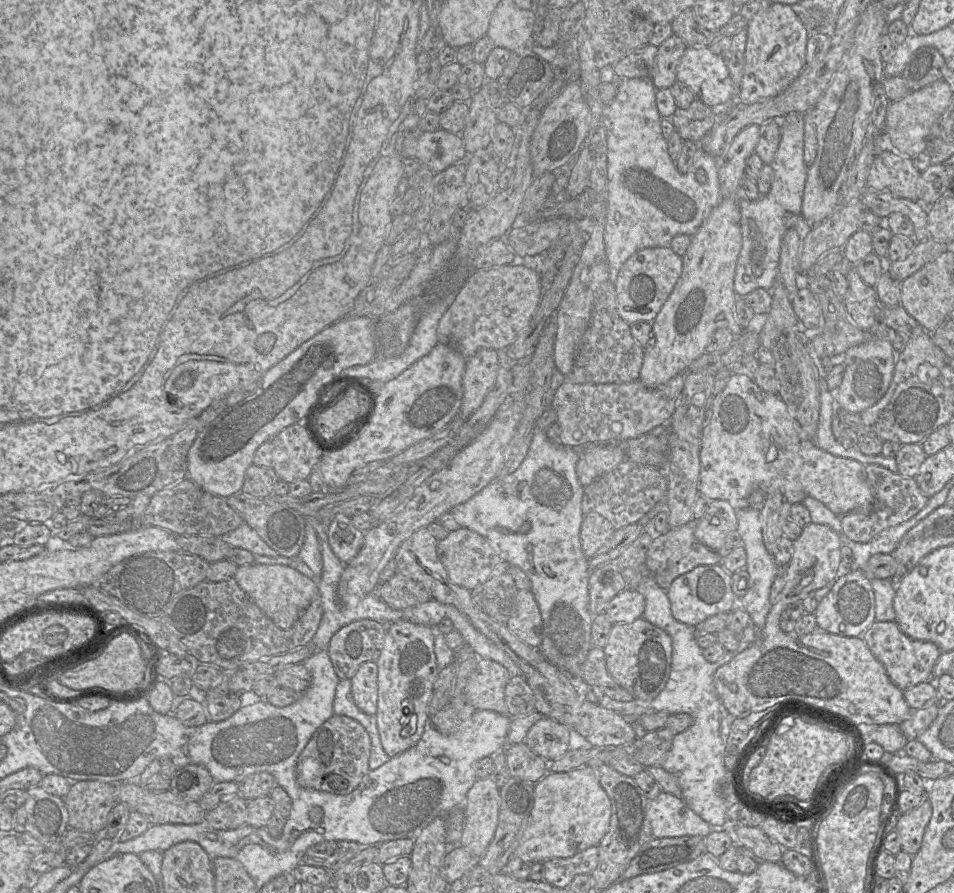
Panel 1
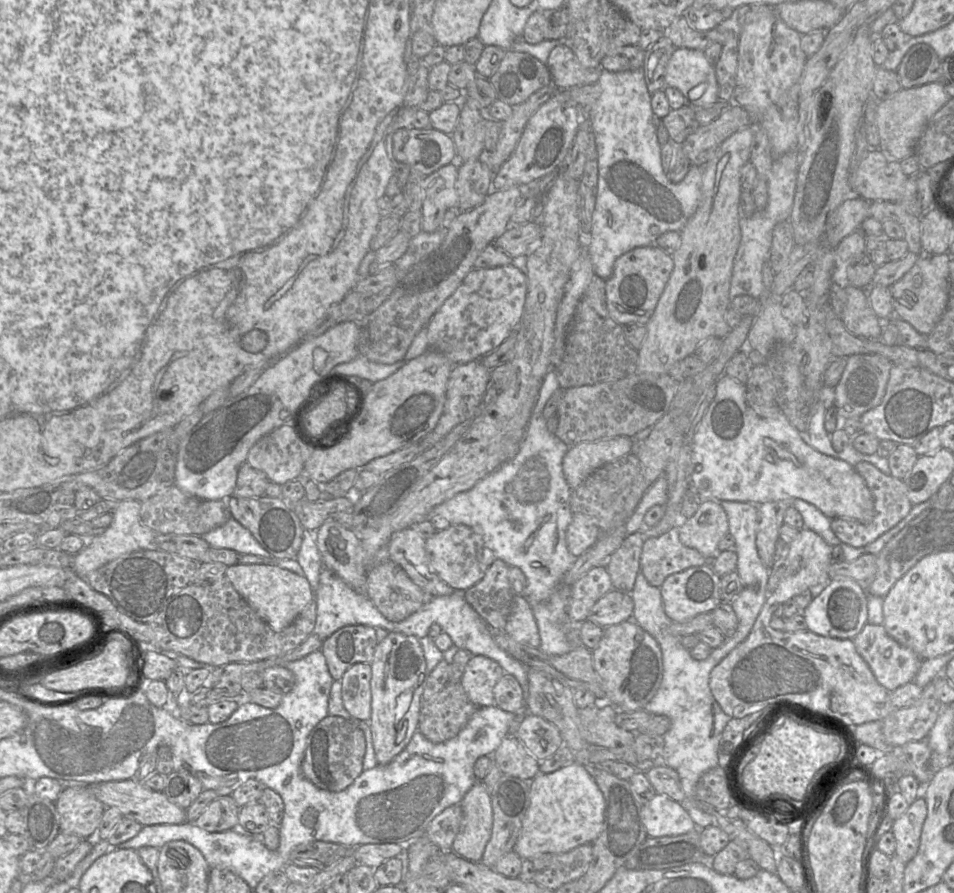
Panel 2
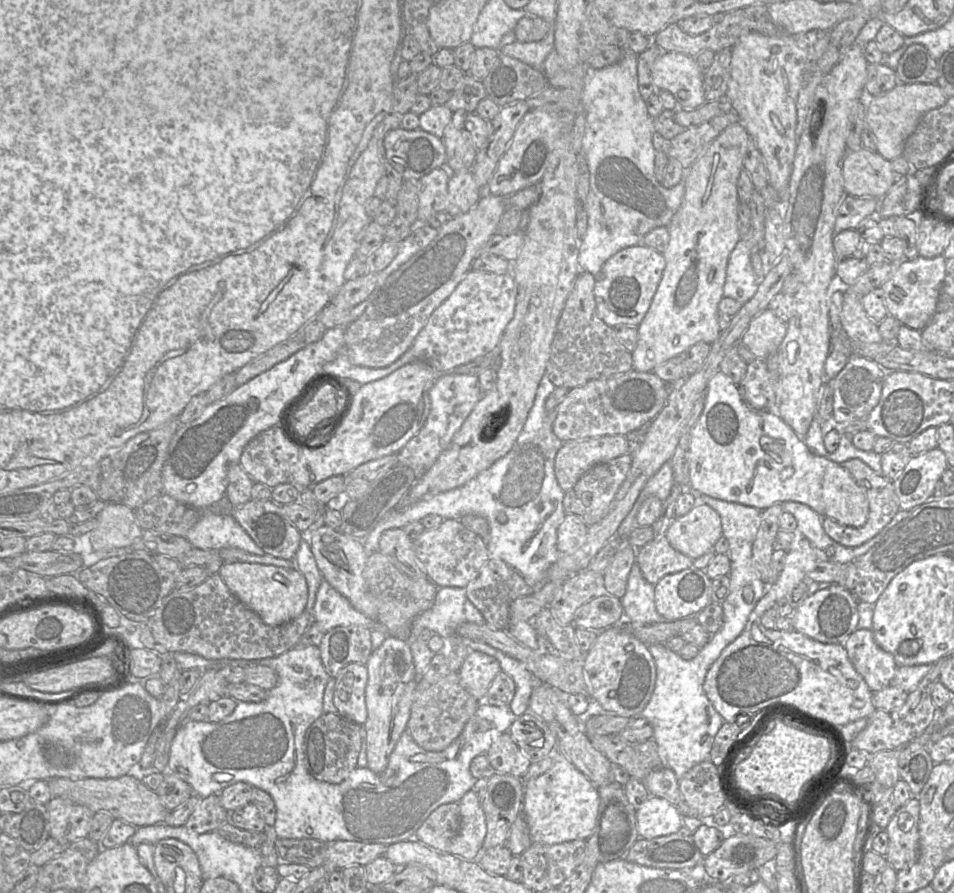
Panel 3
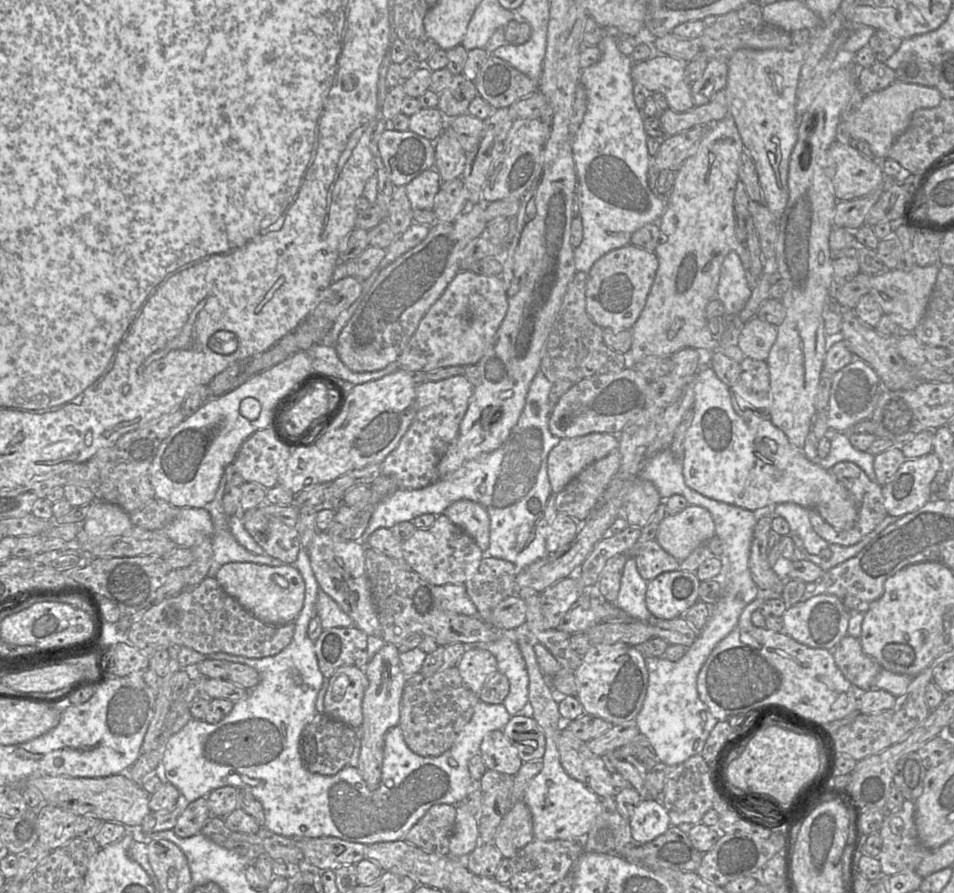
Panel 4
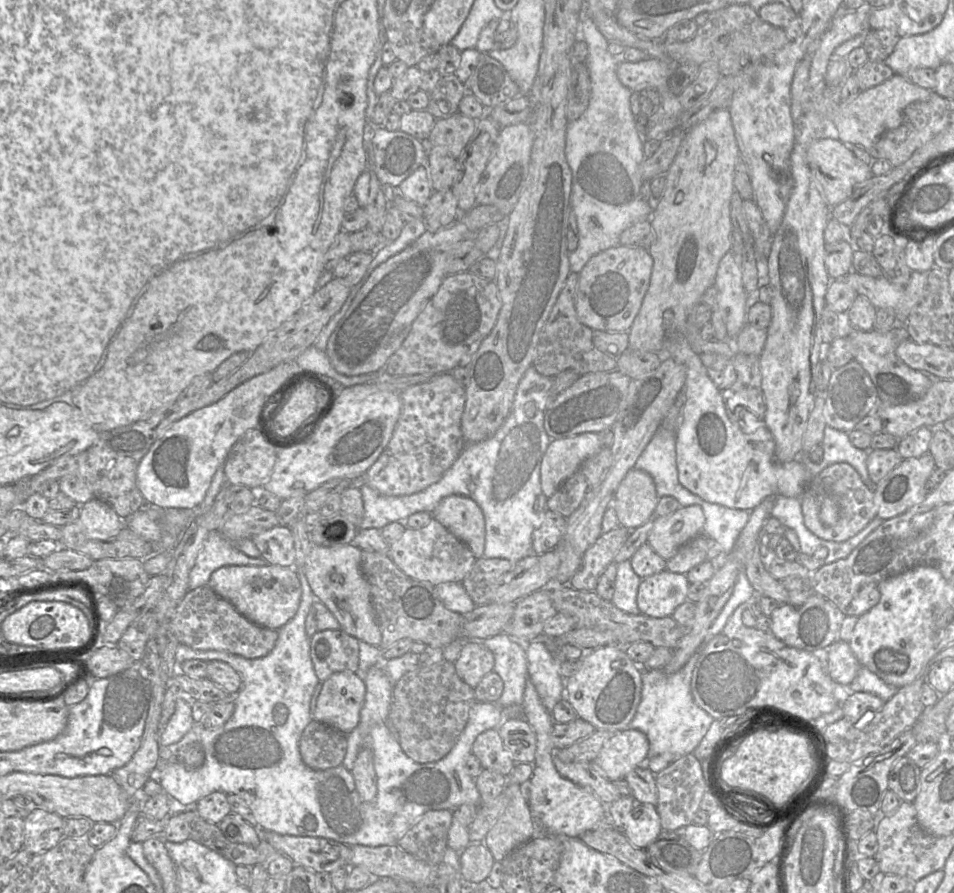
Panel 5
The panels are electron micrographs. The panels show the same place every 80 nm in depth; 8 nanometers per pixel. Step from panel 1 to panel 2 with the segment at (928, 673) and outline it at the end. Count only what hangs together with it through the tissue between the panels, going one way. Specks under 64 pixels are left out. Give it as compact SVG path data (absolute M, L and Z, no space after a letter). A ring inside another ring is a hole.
M867 623L852 641L878 683L888 691L893 691L900 686L913 682L923 662L915 652L900 645L889 636L883 625Z

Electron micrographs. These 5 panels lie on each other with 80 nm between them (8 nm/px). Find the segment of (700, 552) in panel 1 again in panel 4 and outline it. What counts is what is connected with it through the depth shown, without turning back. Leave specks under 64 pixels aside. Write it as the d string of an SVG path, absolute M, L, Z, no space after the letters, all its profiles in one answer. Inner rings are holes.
M651 540L635 554L640 576L650 581L660 574L680 569L680 561L667 553L656 540Z

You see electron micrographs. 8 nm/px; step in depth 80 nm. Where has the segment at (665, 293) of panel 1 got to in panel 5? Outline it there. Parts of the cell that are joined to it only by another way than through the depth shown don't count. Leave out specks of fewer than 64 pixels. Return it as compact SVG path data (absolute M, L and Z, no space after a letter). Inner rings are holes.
M617 245L591 257L579 272L575 309L582 324L593 331L628 332L650 283L653 259L647 249Z

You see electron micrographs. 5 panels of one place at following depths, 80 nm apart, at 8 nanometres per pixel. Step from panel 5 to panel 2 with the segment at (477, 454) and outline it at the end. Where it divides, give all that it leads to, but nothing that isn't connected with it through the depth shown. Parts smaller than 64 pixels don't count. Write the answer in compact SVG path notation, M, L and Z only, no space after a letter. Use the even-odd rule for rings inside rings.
M549 370L545 375L517 455L479 480L469 490L460 492L435 506L429 513L429 520L433 516L440 515L450 524L463 524L471 527L472 530L481 535L486 546L494 552L497 559L522 570L528 582L525 597L532 607L541 639L539 649L549 655L564 655L577 646L583 646L580 643L580 623L573 623L567 614L571 586L561 585L565 572L576 561L576 556L569 552L566 543L567 528L573 517L569 504L572 489L565 480L562 461L569 446L548 431L547 419L542 415L548 399L559 389L561 388L554 370Z

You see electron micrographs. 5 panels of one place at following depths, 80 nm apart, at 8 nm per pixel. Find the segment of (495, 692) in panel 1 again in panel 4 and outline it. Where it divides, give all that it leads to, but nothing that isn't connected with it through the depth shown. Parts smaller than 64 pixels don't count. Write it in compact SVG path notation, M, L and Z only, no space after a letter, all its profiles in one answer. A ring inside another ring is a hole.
M467 647L456 667L465 685L478 695L486 680L497 672L497 660L489 651Z

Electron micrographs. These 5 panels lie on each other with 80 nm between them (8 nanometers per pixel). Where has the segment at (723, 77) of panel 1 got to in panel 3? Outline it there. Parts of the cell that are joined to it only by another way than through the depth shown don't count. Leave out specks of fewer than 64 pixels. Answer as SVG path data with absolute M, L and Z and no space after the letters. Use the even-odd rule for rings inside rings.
M666 52L655 60L651 78L659 90L667 90L674 96L678 109L693 110L706 103L703 73L704 71L698 66L695 57L679 52Z

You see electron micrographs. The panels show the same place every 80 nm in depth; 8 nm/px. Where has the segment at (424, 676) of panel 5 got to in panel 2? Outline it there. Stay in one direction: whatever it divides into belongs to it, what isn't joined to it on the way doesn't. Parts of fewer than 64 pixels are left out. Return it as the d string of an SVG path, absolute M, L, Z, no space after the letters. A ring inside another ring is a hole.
M448 683L441 691L420 702L417 731L432 743L442 743L457 736L478 707L474 705L459 683Z

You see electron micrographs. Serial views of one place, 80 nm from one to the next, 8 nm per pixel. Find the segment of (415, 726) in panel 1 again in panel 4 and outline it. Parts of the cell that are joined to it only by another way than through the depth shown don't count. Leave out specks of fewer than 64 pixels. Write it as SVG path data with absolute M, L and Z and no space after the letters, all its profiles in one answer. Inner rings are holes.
M386 643L364 668L369 684L362 700L363 721L359 727L361 749L357 770L370 790L379 786L385 736L389 730L399 725L400 704L406 682L399 655L396 645Z

